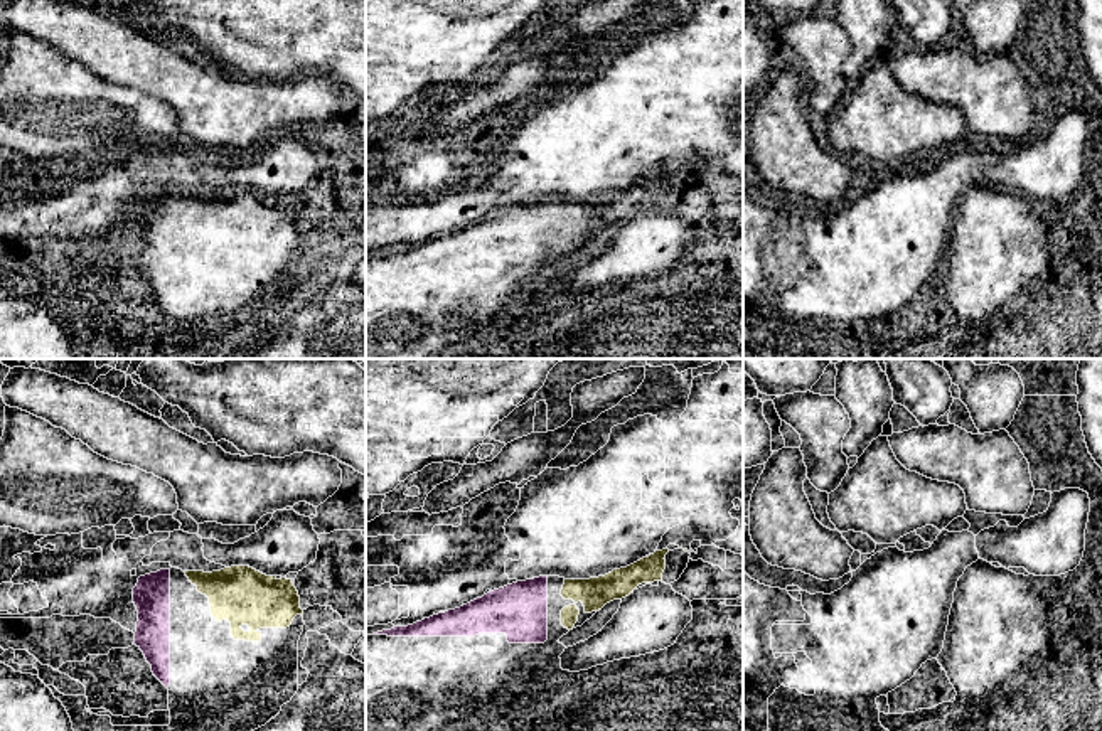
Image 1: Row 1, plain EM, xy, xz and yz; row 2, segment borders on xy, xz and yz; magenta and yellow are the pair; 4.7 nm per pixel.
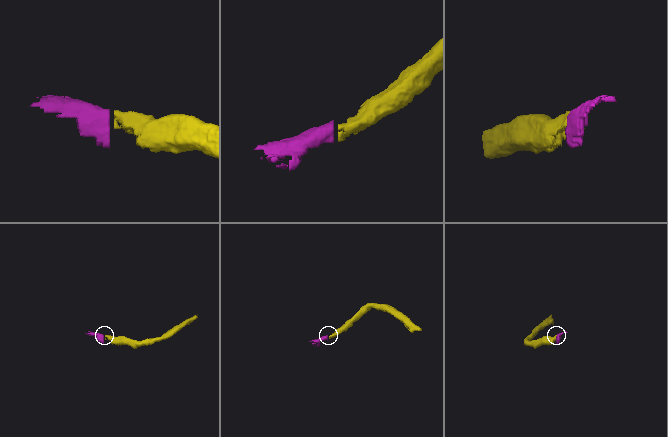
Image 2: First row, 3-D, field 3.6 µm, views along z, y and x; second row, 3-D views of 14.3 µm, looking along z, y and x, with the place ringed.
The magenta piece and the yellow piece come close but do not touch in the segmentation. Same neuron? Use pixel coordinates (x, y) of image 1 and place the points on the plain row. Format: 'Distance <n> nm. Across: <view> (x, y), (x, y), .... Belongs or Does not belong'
Distance 70 nm. Across: xy (169, 194), (184, 194). Belongs

